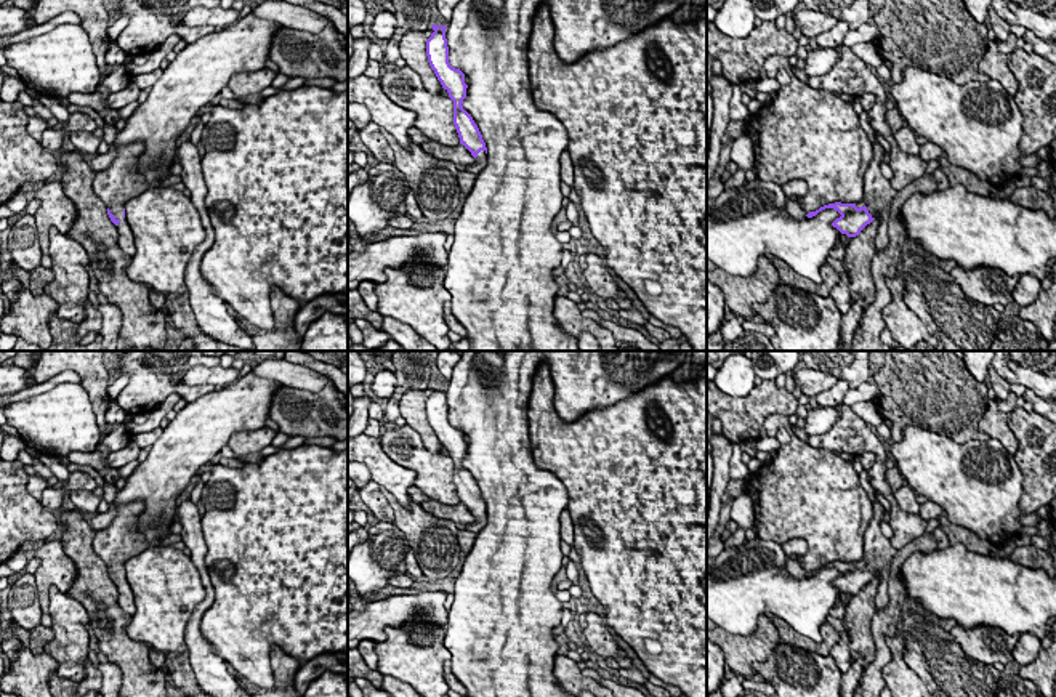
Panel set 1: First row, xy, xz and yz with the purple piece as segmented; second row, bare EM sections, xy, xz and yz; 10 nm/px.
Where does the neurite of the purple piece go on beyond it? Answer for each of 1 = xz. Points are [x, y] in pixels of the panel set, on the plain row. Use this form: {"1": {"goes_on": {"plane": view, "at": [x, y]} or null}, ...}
{"1": {"goes_on": {"plane": "xz", "at": [478, 524]}}}

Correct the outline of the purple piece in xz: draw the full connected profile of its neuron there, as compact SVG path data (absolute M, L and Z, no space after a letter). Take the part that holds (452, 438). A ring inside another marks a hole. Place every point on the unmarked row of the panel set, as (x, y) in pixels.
M436 383L431 386L434 391L426 399L428 421L442 447L453 460L453 484L457 487L460 503L463 503L474 516L474 521L466 524L466 530L479 534L487 524L487 506L473 476L461 465L468 447L465 442L465 433L460 428L452 426L449 421L449 405L445 397L447 386Z

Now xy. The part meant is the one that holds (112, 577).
M141 500L119 505L112 524L98 530L93 540L95 553L107 566L107 574L117 585L117 604L128 615L136 612L136 606L131 586L125 578L125 562L151 546L162 545L160 540L147 543L144 535L138 530L138 519L143 511L144 503Z

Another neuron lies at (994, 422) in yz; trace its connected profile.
M992 399L987 412L979 421L979 429L994 439L998 439L1002 445L1014 455L1018 450L1018 439L1008 426L1010 415L998 410L998 402Z

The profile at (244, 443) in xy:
M261 428L256 431L234 433L228 442L236 457L263 452L264 447L271 445L276 431L271 428Z

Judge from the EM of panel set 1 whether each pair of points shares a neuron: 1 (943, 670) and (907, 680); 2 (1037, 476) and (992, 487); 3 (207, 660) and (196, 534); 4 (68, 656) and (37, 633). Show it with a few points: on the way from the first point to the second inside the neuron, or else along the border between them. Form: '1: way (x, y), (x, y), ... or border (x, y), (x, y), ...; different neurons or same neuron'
1: border (902, 641), (902, 659), (922, 680); different neurons
2: border (1011, 455), (1021, 473), (1019, 508), (1026, 513); different neurons
3: way (194, 628), (196, 616), (209, 600), (201, 566); same neuron
4: border (52, 628), (52, 638), (44, 651); different neurons

